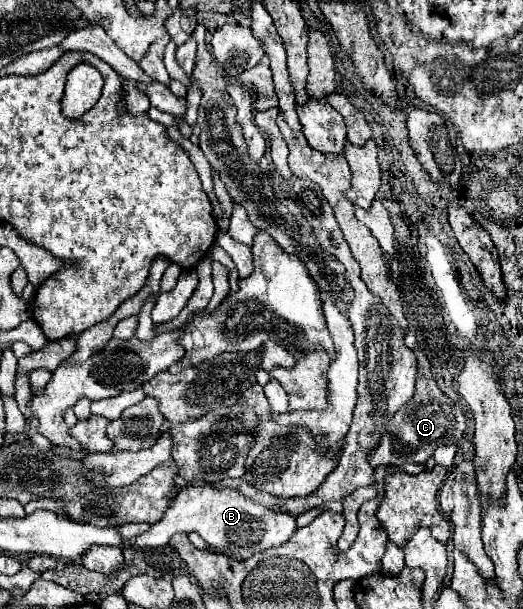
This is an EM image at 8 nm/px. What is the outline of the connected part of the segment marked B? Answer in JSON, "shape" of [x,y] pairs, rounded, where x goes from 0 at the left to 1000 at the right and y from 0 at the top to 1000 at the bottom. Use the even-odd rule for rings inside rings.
{"shape":[[[375,793],[375,800],[344,806],[317,836],[314,849],[249,892],[252,898],[294,901],[317,895],[321,885],[337,875],[367,872],[375,872],[402,898],[440,911],[440,918],[470,921],[493,905],[551,892],[566,872],[566,849],[551,842],[524,842],[509,833],[497,833],[493,826],[463,816],[463,810],[447,803],[409,803],[402,796]]]}

